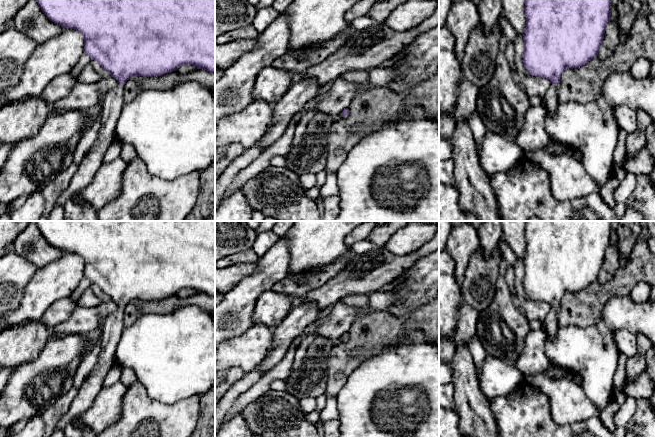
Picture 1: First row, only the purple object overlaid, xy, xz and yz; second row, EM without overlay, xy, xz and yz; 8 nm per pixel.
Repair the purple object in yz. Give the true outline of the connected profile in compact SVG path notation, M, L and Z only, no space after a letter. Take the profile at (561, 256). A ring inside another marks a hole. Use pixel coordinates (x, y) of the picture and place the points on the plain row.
M525 221L526 251L524 254L523 288L530 299L552 306L543 322L543 329L554 341L559 330L561 299L567 292L580 292L598 280L607 248L611 245L611 221Z

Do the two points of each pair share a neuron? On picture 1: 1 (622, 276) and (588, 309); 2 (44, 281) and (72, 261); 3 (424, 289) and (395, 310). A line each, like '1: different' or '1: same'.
1: same
2: same
3: same

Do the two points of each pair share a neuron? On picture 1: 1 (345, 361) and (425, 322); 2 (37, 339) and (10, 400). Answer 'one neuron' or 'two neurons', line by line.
1: one neuron
2: two neurons

